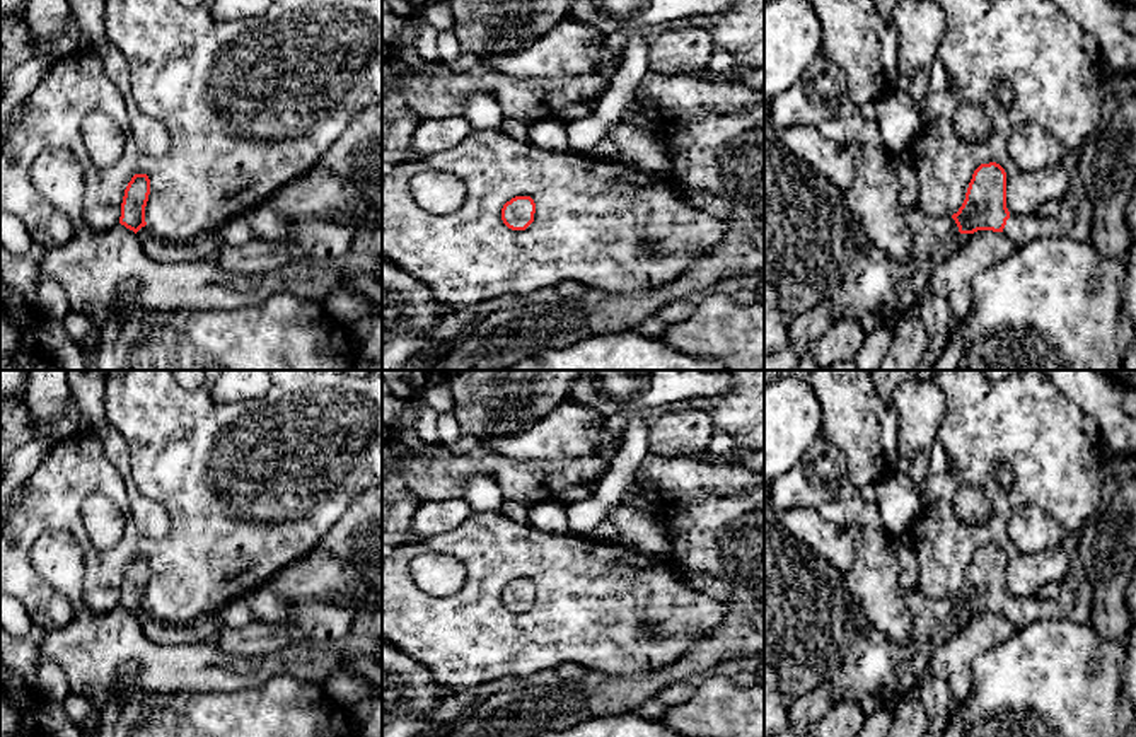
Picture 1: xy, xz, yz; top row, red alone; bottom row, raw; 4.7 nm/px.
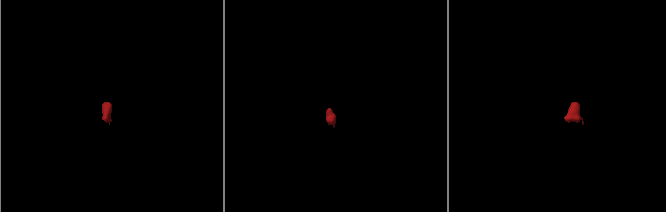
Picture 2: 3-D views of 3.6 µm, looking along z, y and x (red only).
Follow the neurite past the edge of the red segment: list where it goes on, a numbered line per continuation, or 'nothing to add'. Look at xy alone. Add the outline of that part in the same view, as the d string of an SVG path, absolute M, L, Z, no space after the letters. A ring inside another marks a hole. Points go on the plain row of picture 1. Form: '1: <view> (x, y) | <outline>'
1: xy (203, 630) | M148 609L136 614L145 636L157 645L184 645L213 641L217 636L218 621L205 616L189 624L172 624L155 619Z

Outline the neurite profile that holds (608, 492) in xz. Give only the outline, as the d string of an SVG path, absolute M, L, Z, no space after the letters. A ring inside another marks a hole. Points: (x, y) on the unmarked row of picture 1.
M641 415L626 418L624 440L609 462L609 471L592 486L587 500L568 503L568 532L592 536L607 520L612 507L623 503L623 495L636 483L636 471L650 452L650 421Z

